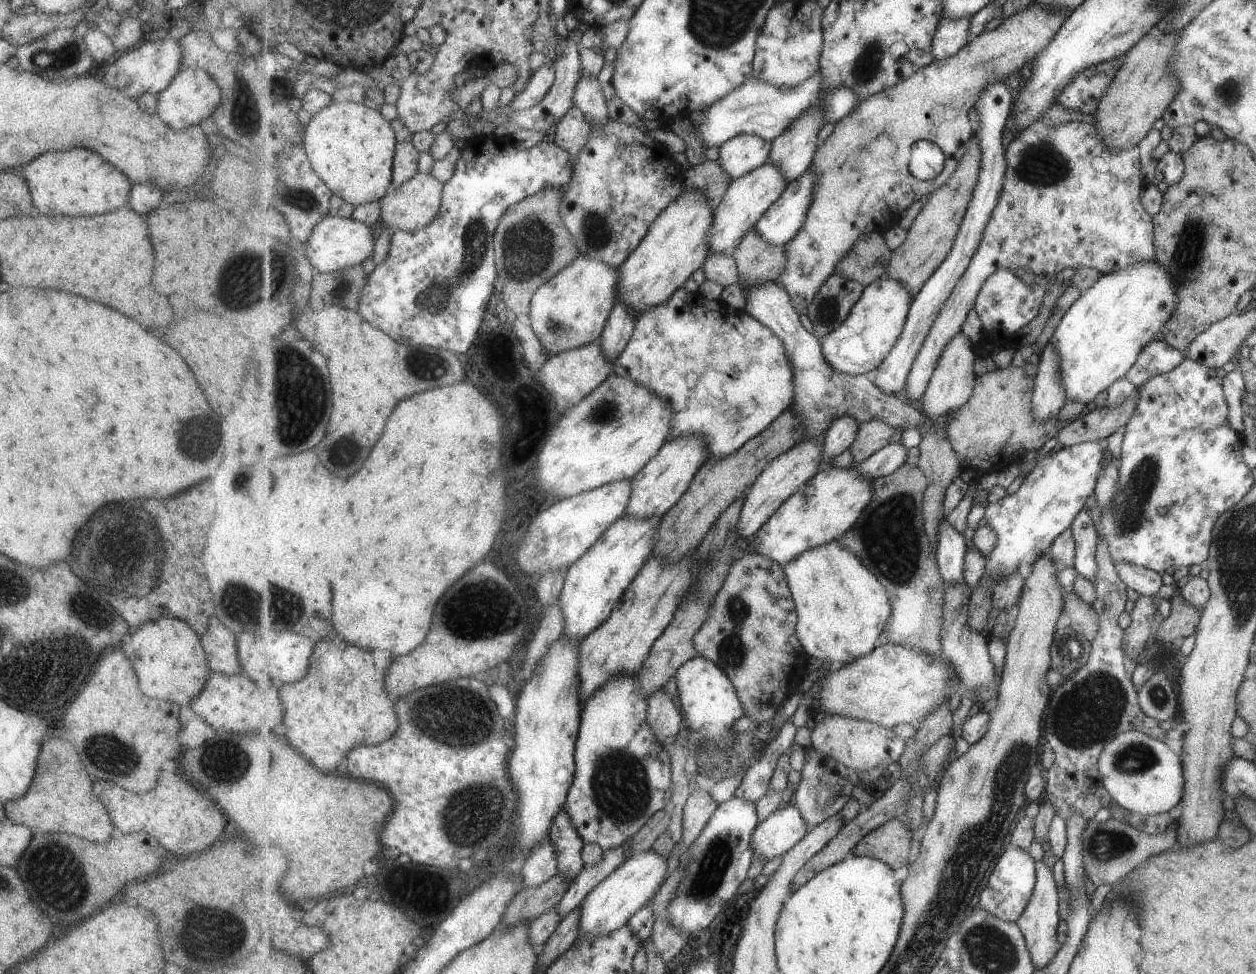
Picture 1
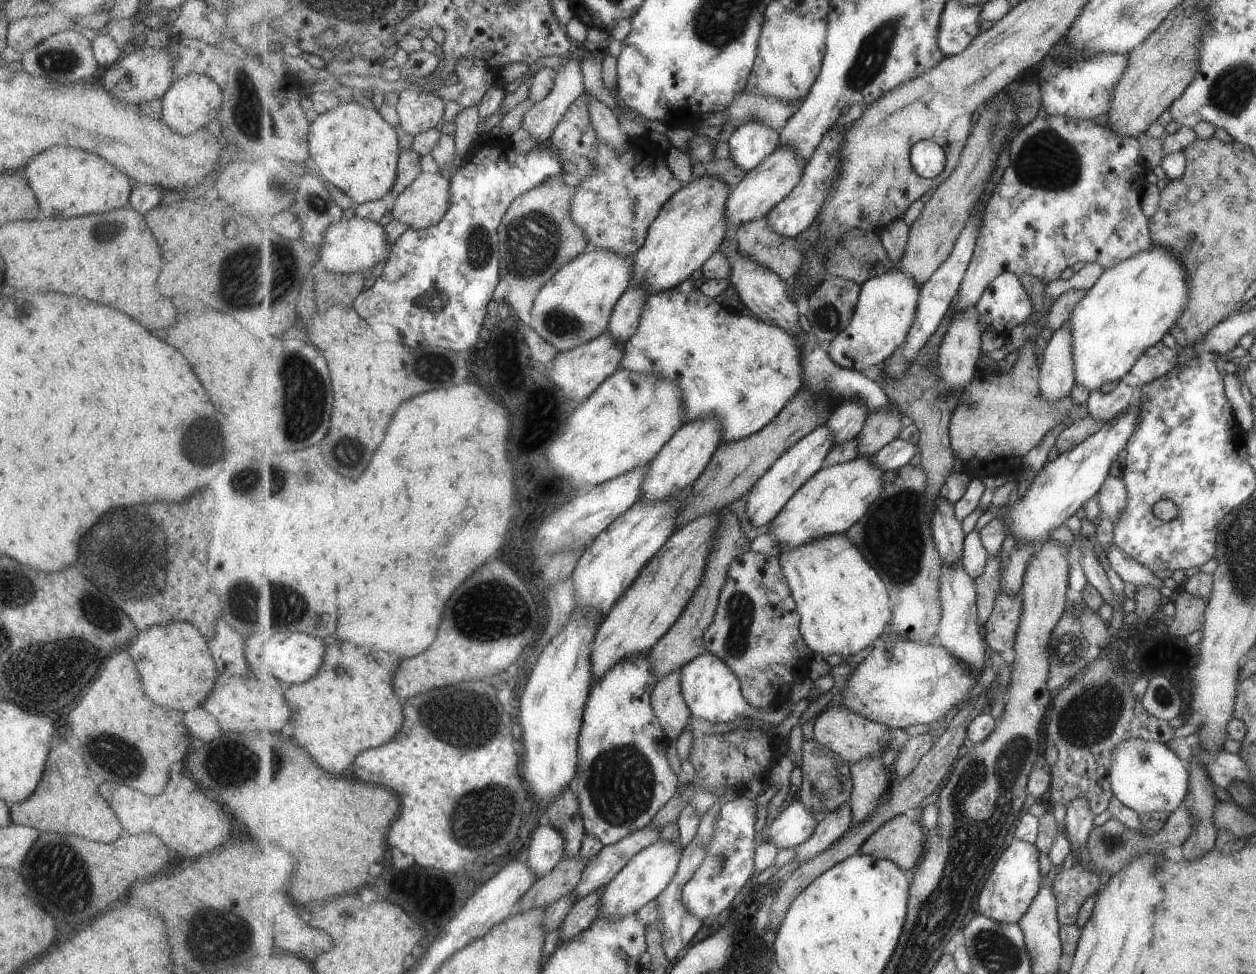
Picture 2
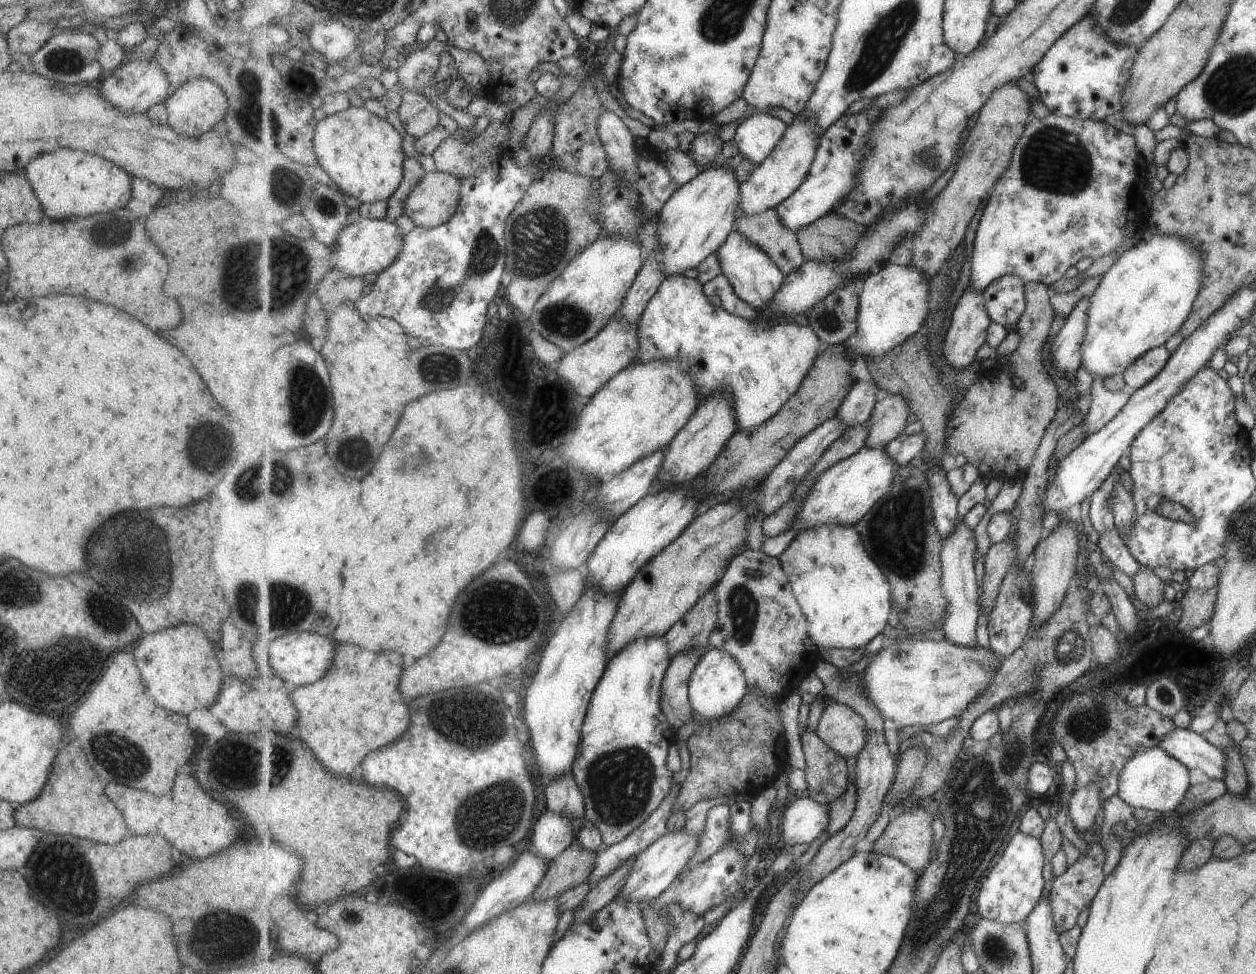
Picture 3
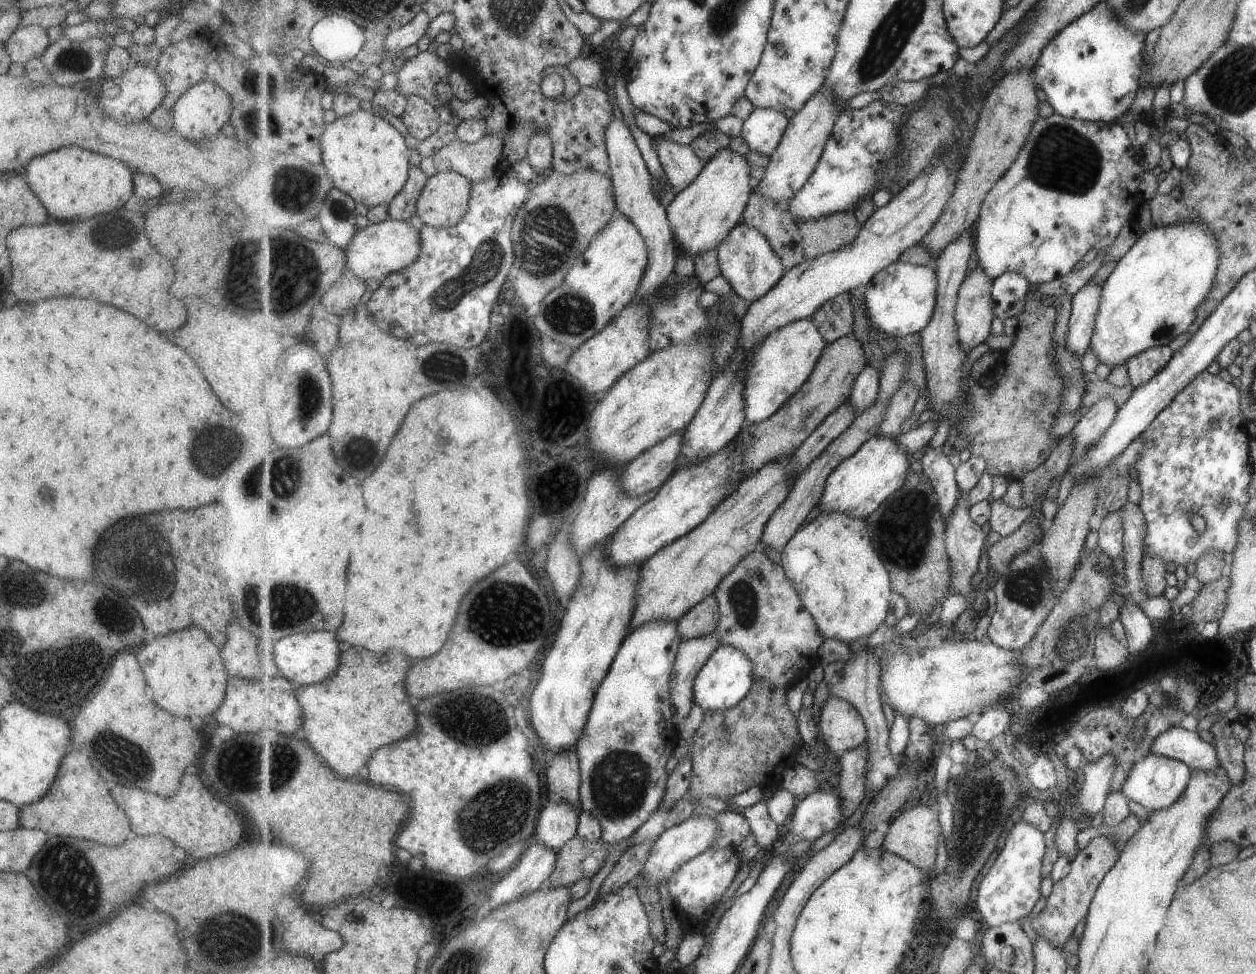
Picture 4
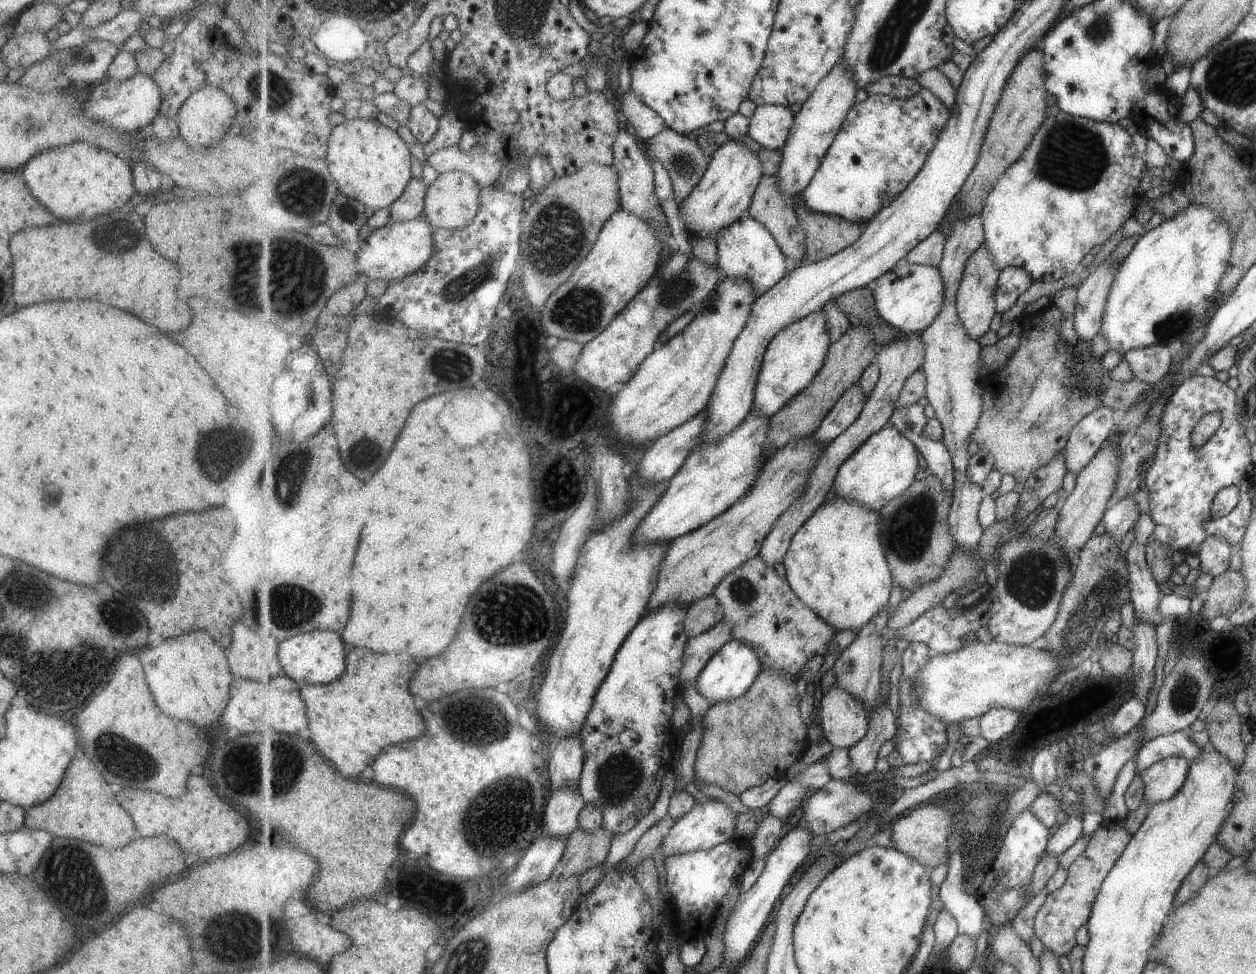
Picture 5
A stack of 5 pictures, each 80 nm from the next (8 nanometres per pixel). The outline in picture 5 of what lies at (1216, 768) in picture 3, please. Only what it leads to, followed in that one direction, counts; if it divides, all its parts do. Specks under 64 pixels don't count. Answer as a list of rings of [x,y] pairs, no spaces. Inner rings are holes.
[[[1183,729],[1155,736],[1147,740],[1138,750],[1135,756],[1135,775],[1143,772],[1153,762],[1170,756],[1184,756],[1186,761],[1192,762],[1203,749],[1204,747],[1197,746]]]

